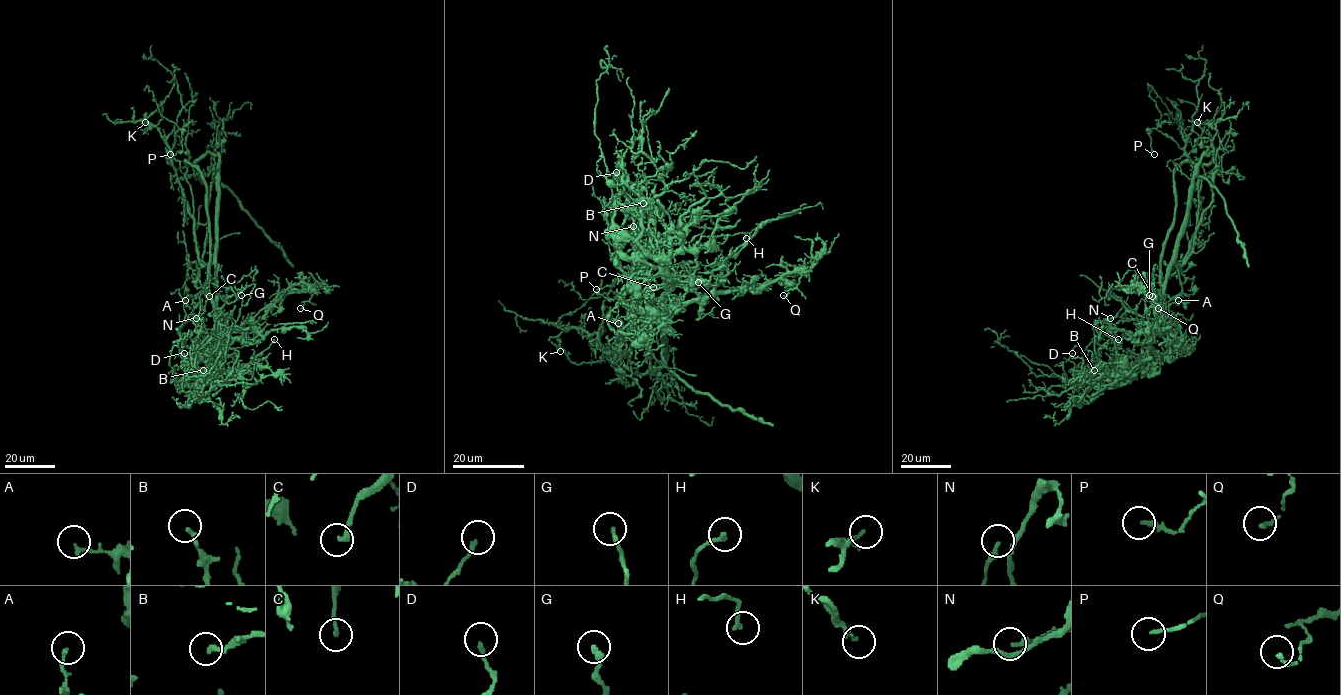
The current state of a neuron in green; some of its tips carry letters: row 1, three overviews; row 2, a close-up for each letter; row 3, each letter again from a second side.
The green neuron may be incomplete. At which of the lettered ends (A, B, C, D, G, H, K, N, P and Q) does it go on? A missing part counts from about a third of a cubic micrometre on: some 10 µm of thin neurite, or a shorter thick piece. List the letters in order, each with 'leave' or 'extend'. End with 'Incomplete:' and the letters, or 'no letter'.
A: leave
B: leave
C: leave
D: leave
G: extend
H: leave
K: leave
N: leave
P: leave
Q: leave
Incomplete: G

